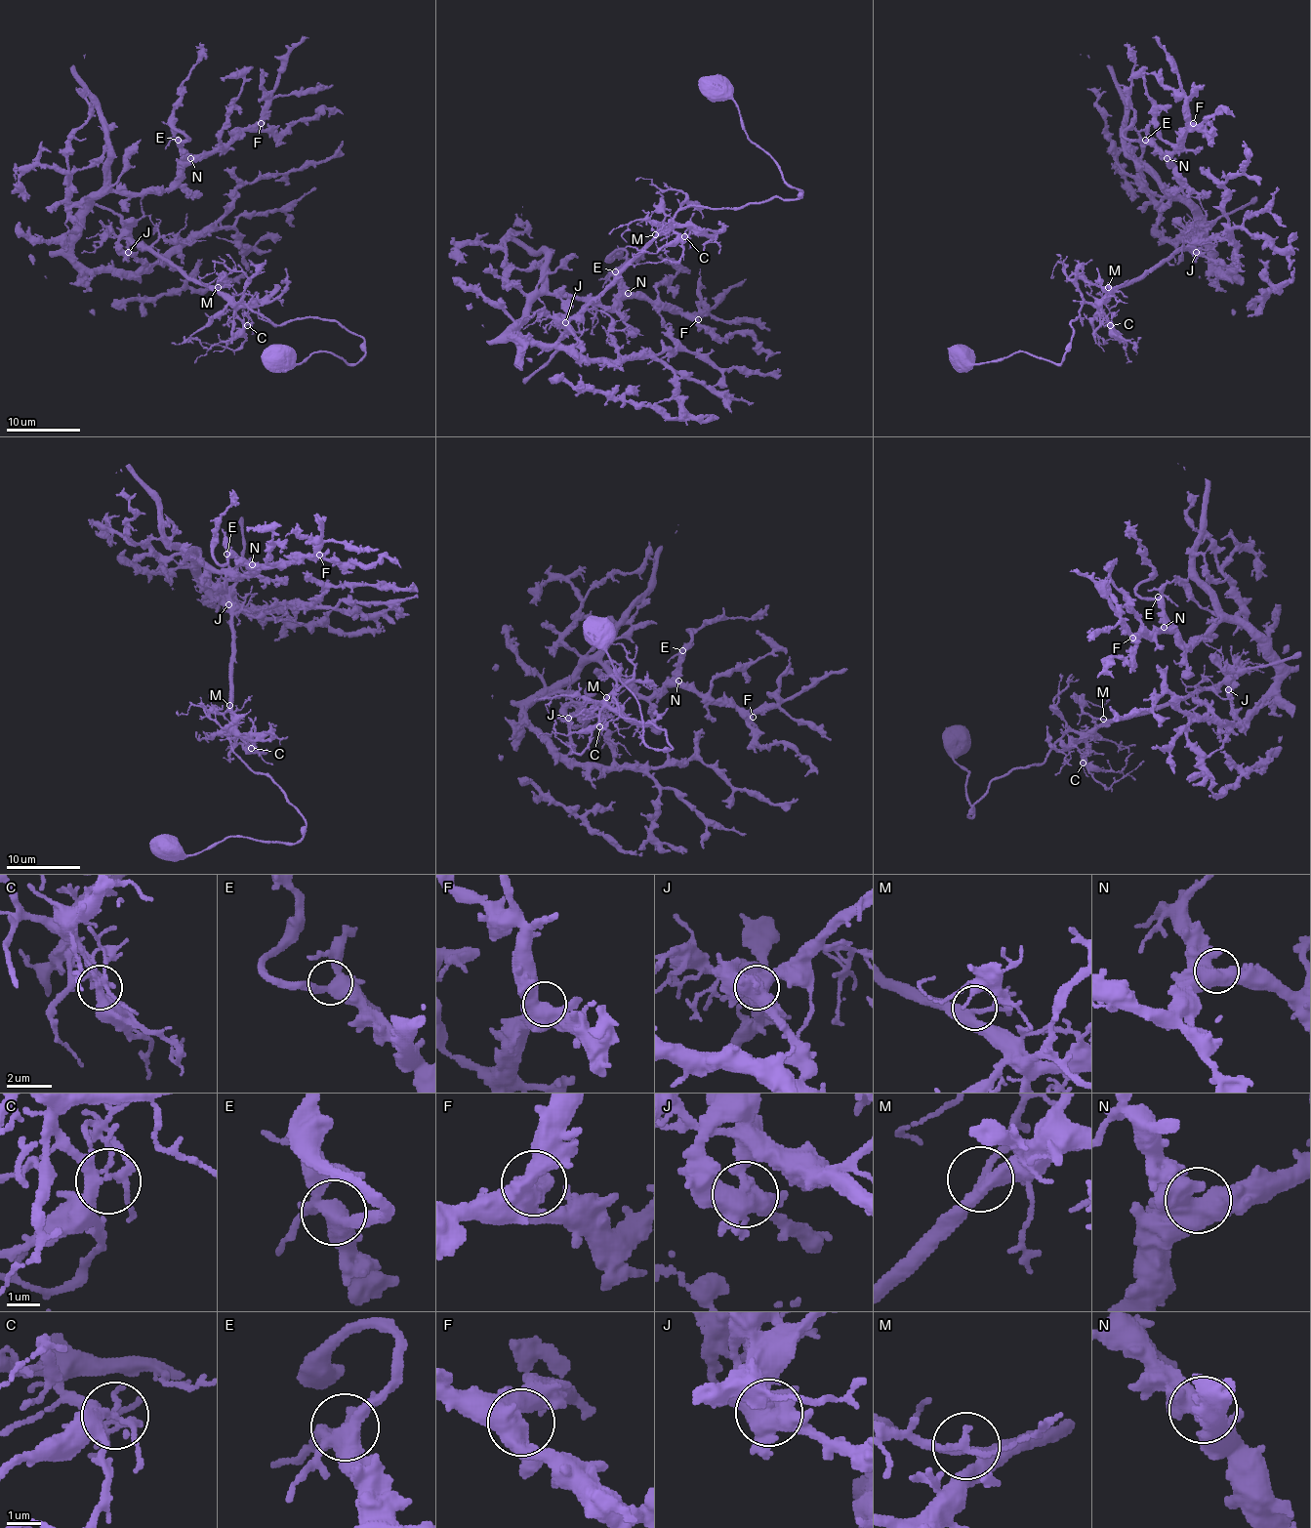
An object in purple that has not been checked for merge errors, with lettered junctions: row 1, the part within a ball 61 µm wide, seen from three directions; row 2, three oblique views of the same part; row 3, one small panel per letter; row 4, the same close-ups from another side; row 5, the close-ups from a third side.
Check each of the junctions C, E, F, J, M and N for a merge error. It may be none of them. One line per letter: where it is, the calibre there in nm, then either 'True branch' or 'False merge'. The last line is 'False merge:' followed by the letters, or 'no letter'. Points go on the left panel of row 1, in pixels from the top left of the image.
C: Place: (247, 325). Thickness 300 nm. True branch
E: Place: (178, 140). Thickness 420 nm. True branch
F: Place: (261, 123). Thickness 480 nm. True branch
J: Place: (128, 252). Thickness 500 nm. False merge
M: Place: (218, 287). Thickness 240 nm. True branch
N: Place: (190, 158). Thickness 700 nm. True branch
False merge: J

